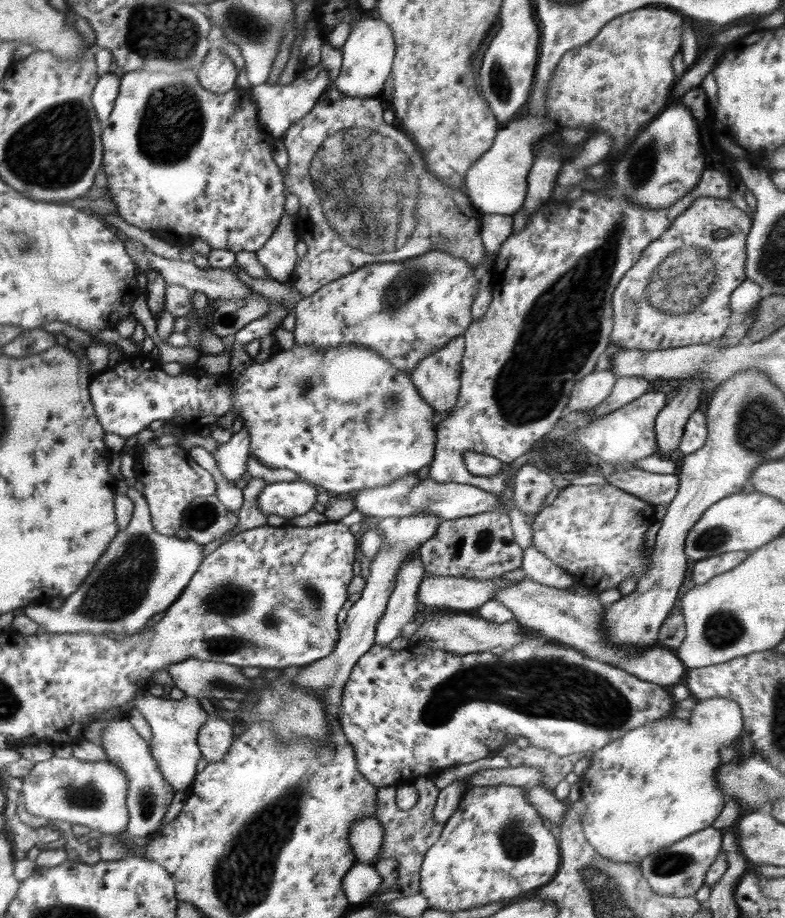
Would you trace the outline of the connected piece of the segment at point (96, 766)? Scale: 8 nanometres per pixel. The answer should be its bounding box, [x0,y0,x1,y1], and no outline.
[21,755,127,835]

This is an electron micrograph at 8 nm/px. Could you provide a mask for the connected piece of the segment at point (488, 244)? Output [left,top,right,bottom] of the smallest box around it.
[480,215,513,261]

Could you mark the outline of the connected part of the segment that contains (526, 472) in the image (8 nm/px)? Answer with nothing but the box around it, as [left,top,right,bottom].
[512,464,554,515]

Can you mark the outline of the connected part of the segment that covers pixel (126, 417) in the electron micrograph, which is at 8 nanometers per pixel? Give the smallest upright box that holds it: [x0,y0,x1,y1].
[89,340,439,495]

